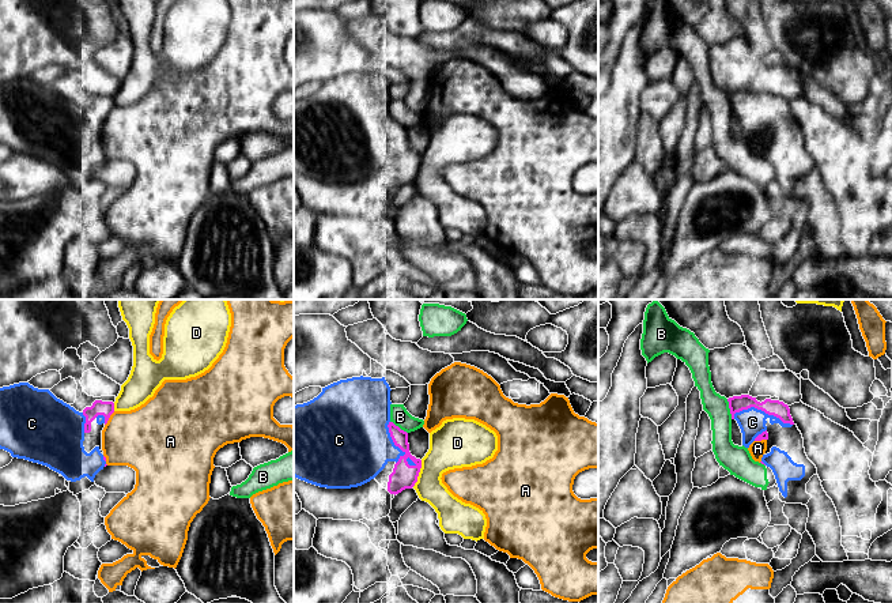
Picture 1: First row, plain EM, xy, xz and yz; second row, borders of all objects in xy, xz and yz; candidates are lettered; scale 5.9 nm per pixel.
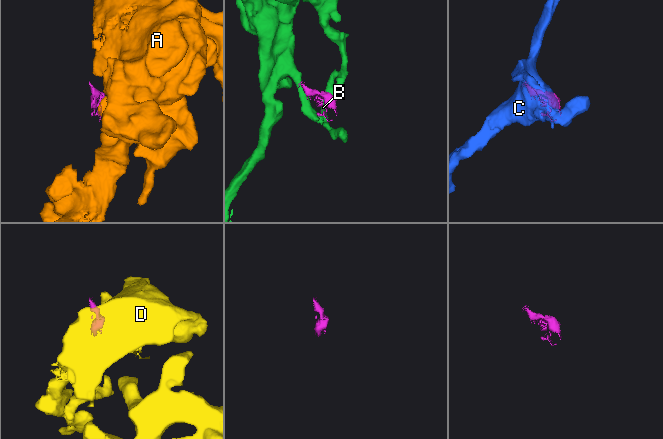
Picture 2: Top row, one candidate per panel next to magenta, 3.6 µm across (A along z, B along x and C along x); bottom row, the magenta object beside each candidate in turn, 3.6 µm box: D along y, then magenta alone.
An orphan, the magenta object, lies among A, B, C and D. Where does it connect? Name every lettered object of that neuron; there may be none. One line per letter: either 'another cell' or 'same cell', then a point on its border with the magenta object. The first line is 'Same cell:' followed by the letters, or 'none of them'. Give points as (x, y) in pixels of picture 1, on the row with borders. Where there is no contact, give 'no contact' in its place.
Same cell: C
A: another cell | xy (109, 417)
B: another cell | yz (729, 407)
C: same cell | yz (763, 410)
D: another cell | xz (418, 474)

